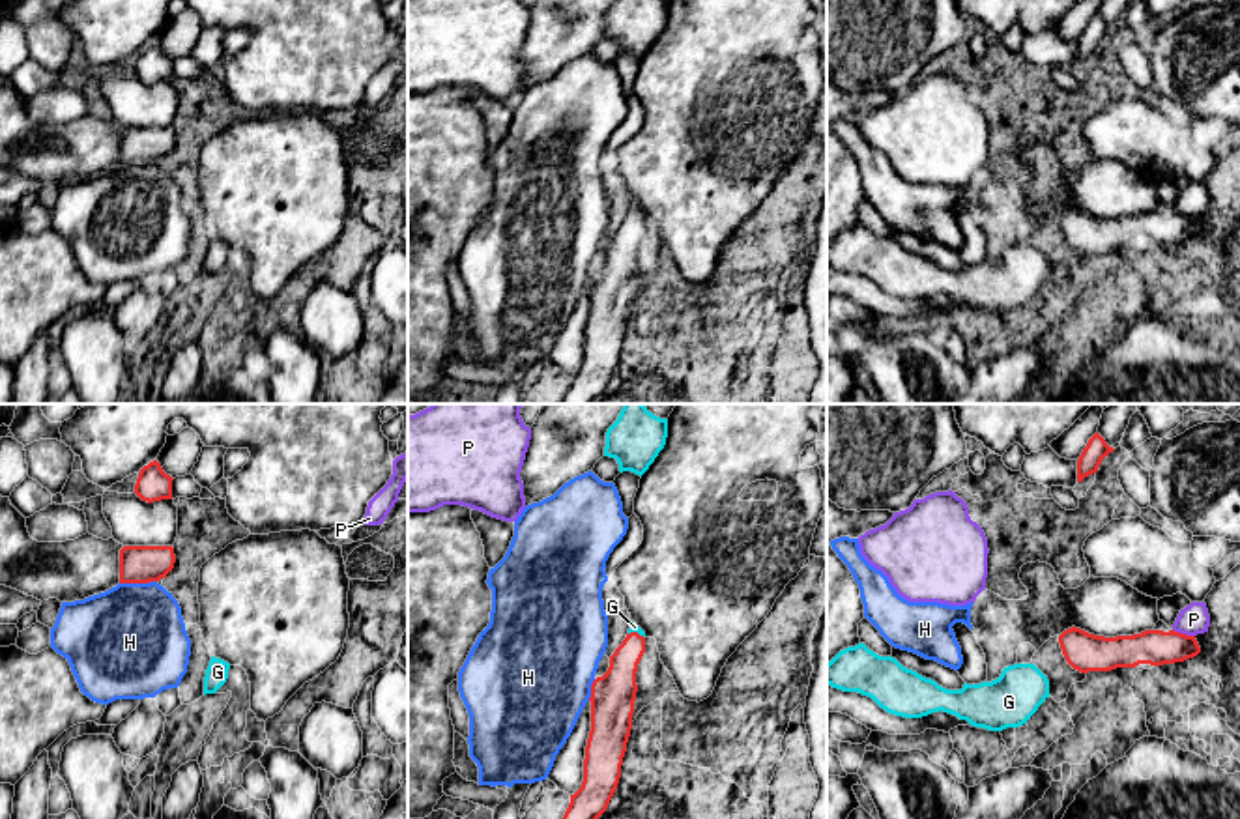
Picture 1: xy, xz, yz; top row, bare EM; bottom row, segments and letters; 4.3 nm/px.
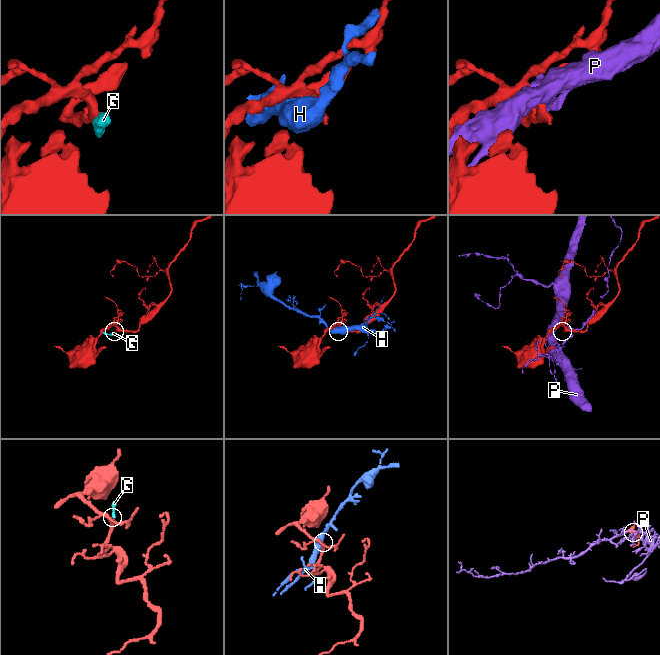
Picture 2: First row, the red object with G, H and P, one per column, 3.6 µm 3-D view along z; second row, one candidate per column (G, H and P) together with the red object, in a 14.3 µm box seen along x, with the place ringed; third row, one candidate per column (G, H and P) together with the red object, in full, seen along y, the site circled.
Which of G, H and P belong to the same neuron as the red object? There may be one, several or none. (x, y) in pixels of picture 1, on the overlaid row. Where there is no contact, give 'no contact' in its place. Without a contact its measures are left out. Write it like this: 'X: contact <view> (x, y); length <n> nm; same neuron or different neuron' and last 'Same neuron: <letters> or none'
G: contact xz (636, 632); length 80 nm; same neuron
H: contact xy (137, 582); length 160 nm; different neuron
P: contact yz (1184, 634); length 100 nm; different neuron
Same neuron: G

